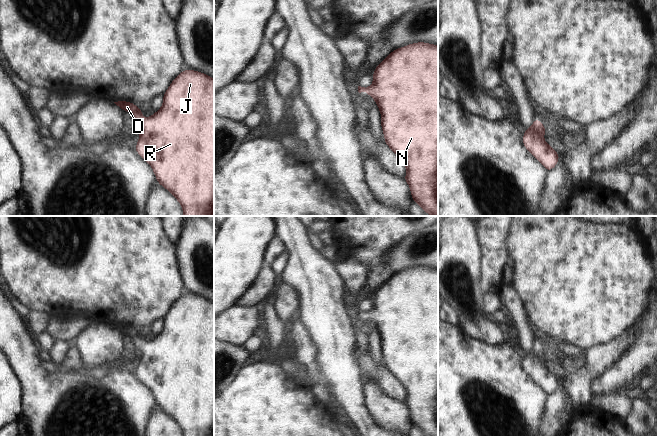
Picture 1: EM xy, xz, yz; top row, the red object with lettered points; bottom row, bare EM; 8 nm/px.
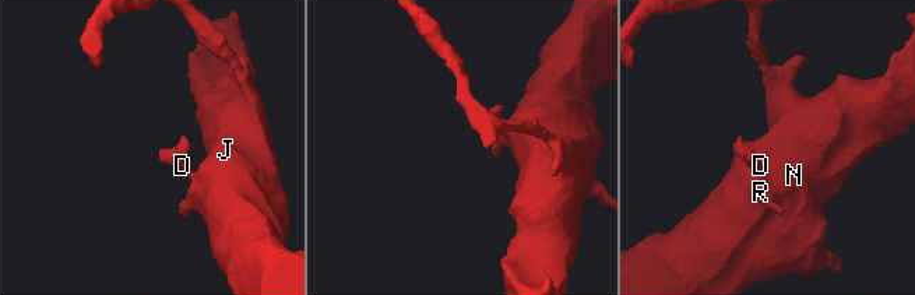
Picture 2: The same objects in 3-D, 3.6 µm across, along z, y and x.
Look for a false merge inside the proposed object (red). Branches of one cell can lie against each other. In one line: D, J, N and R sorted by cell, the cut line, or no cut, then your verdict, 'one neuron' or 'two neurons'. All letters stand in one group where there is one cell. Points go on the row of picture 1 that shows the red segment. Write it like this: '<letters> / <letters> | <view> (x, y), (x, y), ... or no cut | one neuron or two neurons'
D J N R | no cut | one neuron

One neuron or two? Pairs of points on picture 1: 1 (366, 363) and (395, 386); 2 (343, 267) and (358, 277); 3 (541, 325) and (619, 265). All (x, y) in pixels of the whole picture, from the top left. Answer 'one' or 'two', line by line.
1: one
2: one
3: one

